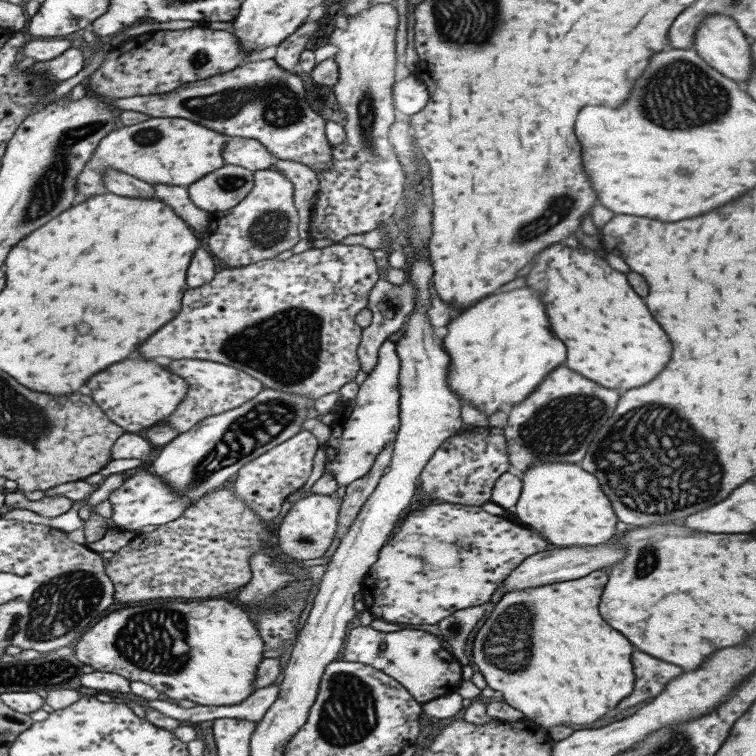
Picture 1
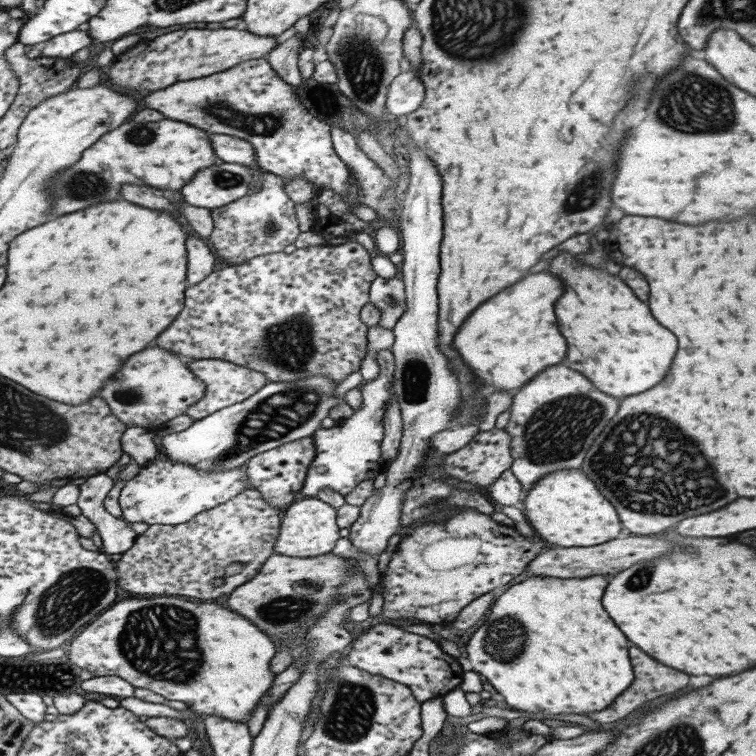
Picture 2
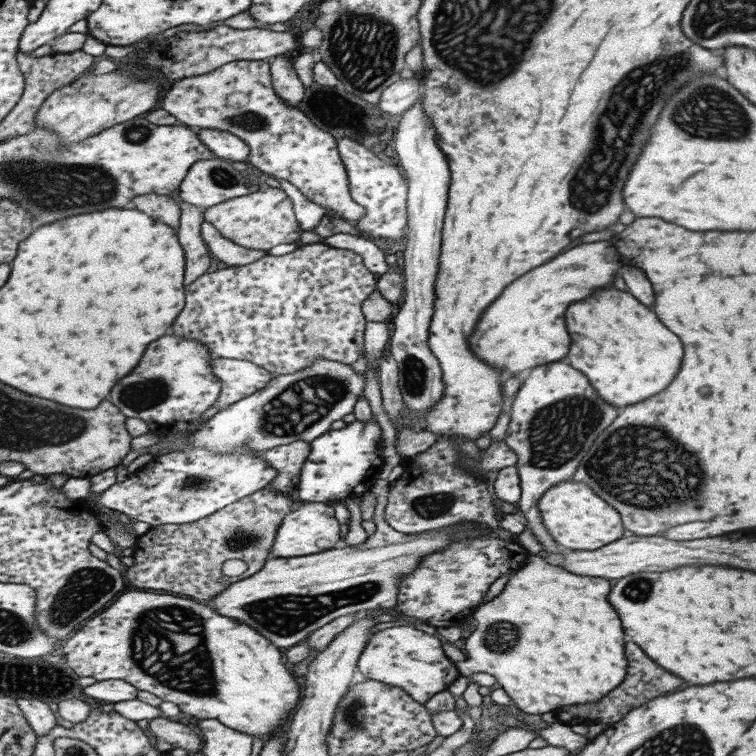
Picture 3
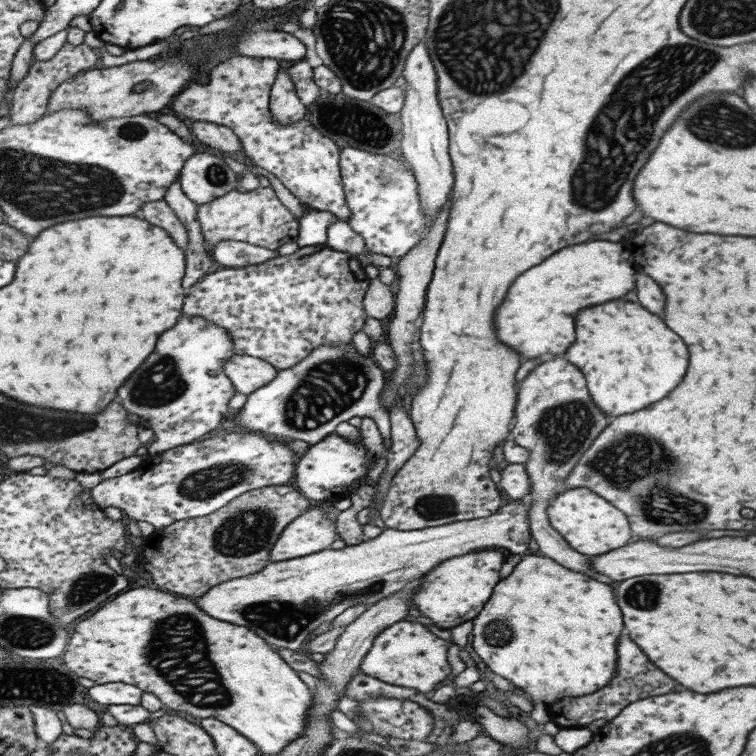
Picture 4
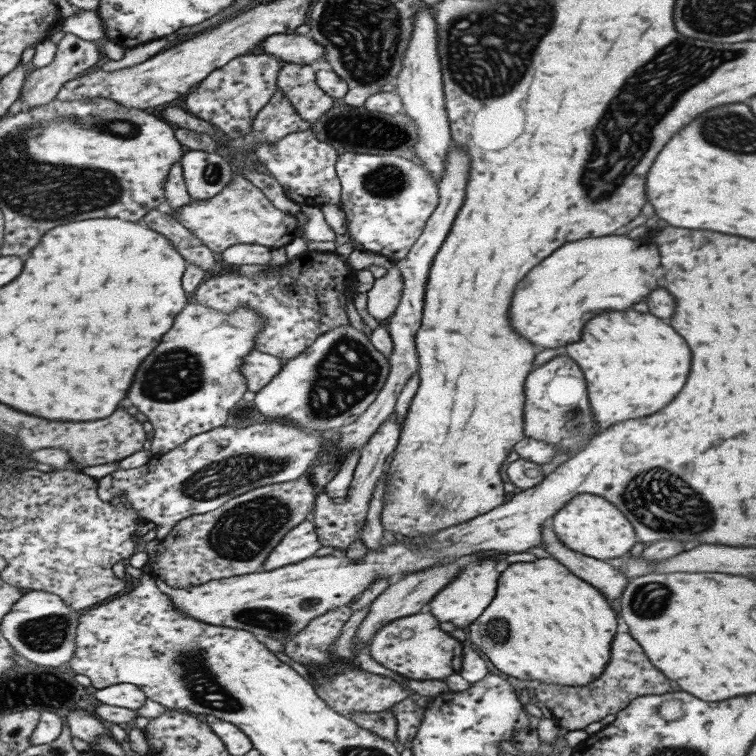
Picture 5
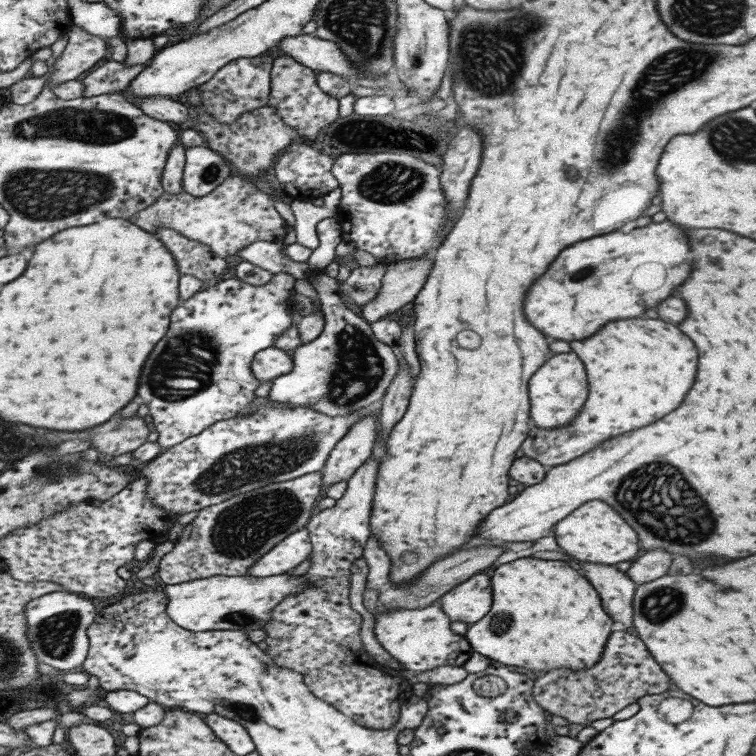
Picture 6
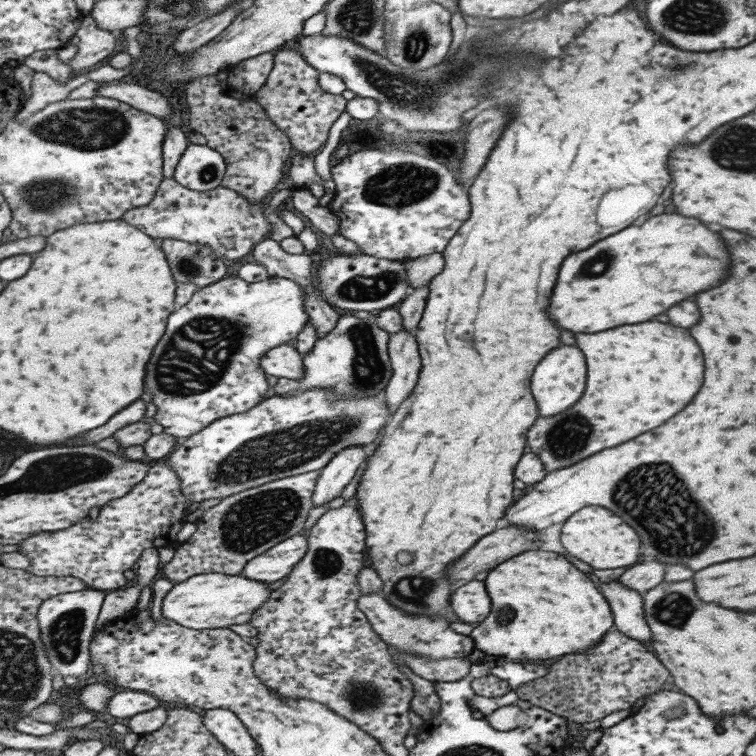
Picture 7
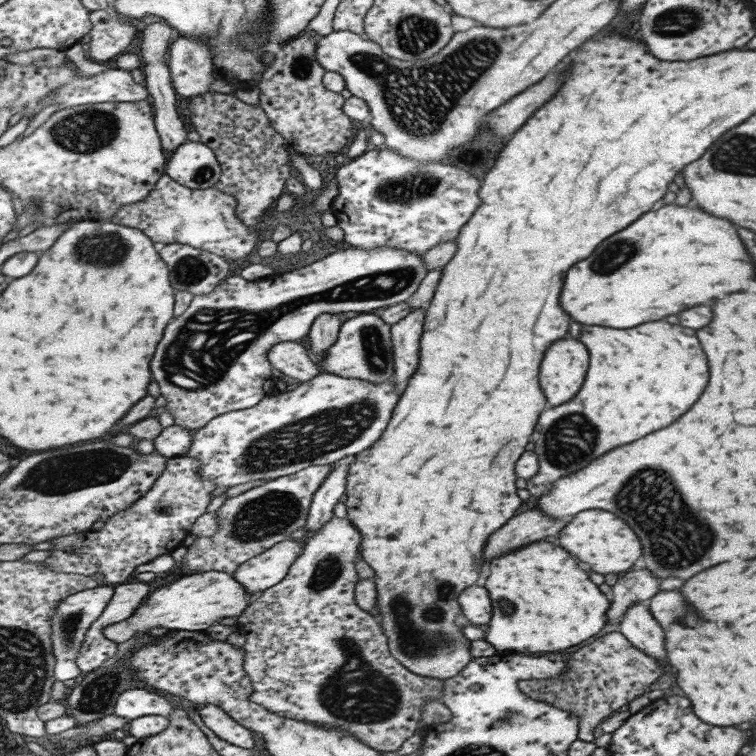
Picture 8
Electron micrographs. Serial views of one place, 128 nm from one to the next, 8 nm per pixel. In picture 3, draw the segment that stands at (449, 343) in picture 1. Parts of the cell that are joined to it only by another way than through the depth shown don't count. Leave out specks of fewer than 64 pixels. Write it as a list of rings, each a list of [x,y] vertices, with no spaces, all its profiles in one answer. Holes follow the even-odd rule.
[[[610,240],[582,243],[522,274],[500,294],[500,298],[496,298],[496,302],[492,302],[492,306],[488,306],[476,334],[472,334],[470,349],[486,362],[500,368],[506,366],[504,370],[513,376],[526,368],[564,358],[572,344],[570,336],[566,336],[566,308],[598,290],[610,288],[620,268],[620,254]]]

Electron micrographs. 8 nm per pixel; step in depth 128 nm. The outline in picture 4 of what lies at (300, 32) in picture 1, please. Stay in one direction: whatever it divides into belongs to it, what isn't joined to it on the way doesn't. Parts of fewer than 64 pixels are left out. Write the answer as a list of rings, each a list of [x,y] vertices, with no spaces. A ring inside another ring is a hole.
[[[278,68],[278,76],[271,88],[269,114],[276,125],[294,125],[305,119],[307,108],[300,103],[300,98],[288,68]]]

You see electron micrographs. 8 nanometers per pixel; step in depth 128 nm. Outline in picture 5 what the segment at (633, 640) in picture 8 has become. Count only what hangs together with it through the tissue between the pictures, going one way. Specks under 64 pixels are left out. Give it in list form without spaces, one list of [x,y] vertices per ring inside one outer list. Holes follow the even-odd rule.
[[[550,523],[542,526],[542,546],[552,554],[554,559],[562,562],[564,566],[568,566],[576,576],[580,576],[594,588],[600,588],[600,592],[608,598],[608,602],[618,600],[624,593],[624,587],[630,582],[630,578],[626,577],[618,568],[610,566],[608,562],[600,562],[596,558],[582,556],[578,552],[568,550],[566,546],[562,546],[562,542],[558,542]]]

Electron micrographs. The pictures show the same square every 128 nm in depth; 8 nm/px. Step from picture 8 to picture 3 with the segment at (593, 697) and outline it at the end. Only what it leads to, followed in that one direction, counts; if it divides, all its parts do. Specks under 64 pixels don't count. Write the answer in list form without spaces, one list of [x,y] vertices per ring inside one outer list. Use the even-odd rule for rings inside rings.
[[[626,642],[624,648],[626,648],[626,660],[628,660],[628,674],[626,674],[624,682],[620,683],[610,694],[604,695],[604,698],[596,702],[570,706],[568,710],[562,710],[558,707],[552,711],[558,720],[568,725],[596,724],[597,722],[609,725],[618,722],[629,710],[642,706],[660,695],[665,695],[666,692],[673,692],[678,686],[682,686],[680,678],[676,678],[674,674],[668,674],[664,668],[656,666],[656,662],[652,662],[634,642]]]

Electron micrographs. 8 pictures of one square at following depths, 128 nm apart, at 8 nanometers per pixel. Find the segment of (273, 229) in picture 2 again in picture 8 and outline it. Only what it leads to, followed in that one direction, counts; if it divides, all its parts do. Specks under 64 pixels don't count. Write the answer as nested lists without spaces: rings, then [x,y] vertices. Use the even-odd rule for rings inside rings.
[[[164,174],[146,198],[120,207],[110,222],[142,230],[152,243],[186,244],[229,261],[247,257],[257,244],[256,226],[246,226],[235,214],[236,198],[218,190],[188,188]]]

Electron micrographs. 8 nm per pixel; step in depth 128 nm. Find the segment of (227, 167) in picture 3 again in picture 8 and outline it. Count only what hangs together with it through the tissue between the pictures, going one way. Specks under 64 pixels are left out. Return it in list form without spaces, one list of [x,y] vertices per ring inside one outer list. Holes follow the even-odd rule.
[[[188,140],[170,154],[165,174],[192,190],[207,189],[217,184],[221,167],[209,146]]]

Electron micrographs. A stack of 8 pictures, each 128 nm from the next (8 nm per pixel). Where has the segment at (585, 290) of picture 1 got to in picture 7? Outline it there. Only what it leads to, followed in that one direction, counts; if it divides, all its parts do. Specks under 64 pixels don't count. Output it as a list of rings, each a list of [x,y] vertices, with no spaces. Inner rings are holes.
[[[642,322],[618,326],[600,334],[576,334],[576,346],[586,354],[588,380],[582,398],[568,410],[554,416],[538,417],[527,434],[530,450],[543,462],[548,472],[572,466],[601,450],[628,442],[684,410],[704,382],[704,360],[700,346],[686,328],[664,322]]]

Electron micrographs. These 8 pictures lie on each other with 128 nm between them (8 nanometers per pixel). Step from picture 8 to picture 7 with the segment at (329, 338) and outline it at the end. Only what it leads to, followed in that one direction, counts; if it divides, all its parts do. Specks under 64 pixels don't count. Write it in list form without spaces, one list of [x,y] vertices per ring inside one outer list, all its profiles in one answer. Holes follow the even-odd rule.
[[[269,238],[256,244],[252,250],[252,255],[257,263],[266,267],[269,276],[292,279],[296,281],[304,291],[306,291],[307,300],[304,304],[304,309],[306,309],[306,313],[308,313],[309,322],[312,323],[314,330],[316,330],[316,336],[318,339],[324,338],[326,334],[330,334],[330,332],[336,328],[336,322],[338,322],[338,318],[340,318],[340,311],[335,307],[330,306],[328,302],[324,302],[324,300],[320,298],[318,290],[314,288],[312,272],[310,270],[310,268],[312,268],[312,258],[310,255],[288,254],[288,252],[282,250],[282,247],[276,240],[271,240]]]

